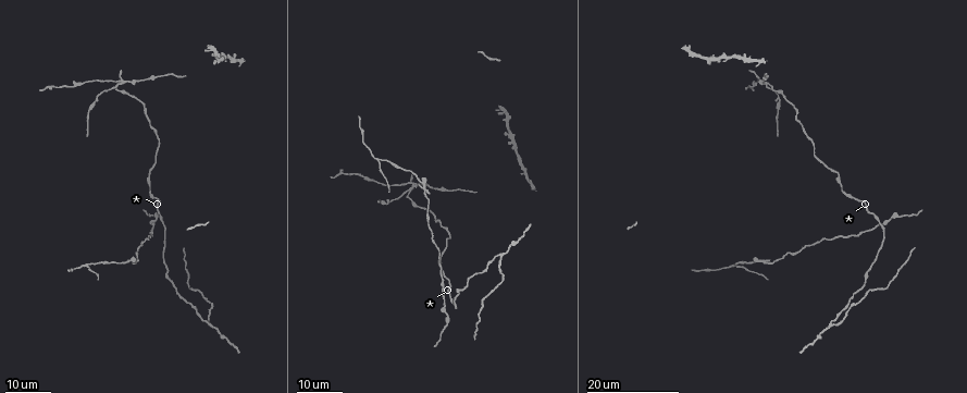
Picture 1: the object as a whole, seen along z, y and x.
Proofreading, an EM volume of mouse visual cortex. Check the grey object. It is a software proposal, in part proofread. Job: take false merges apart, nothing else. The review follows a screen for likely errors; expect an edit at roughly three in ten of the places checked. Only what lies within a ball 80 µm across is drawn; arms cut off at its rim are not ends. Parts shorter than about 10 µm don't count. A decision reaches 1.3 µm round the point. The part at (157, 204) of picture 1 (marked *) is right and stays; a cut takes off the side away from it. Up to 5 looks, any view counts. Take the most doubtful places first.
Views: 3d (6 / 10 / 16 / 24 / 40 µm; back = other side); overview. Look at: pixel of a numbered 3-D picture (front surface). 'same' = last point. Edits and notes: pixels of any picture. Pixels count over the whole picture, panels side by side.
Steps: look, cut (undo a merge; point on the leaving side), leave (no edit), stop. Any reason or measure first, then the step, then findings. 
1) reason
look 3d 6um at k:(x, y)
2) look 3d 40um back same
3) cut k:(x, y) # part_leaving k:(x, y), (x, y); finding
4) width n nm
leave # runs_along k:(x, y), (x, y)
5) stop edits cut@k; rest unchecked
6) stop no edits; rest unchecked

small branch off a trunk
look 3d 24um at 1:(757, 259)

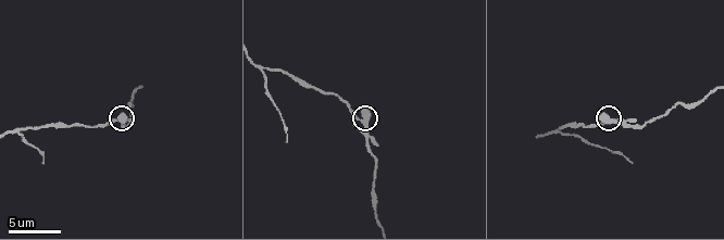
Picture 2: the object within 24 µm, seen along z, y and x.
look 3d 6um at 2:(358, 118)

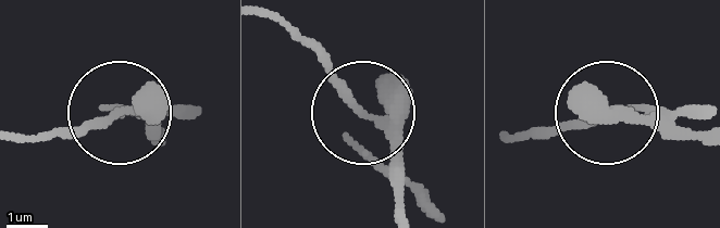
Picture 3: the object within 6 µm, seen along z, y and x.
width 340 nm
leave # one cell here

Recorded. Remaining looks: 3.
sudden change in width
look 3d 10um at 2:(50, 125)

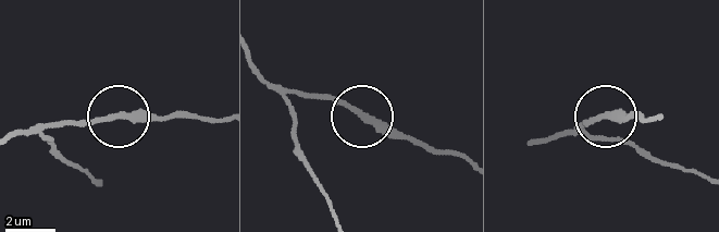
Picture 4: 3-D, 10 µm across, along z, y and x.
look 3d 10um back at 4:(357, 113)

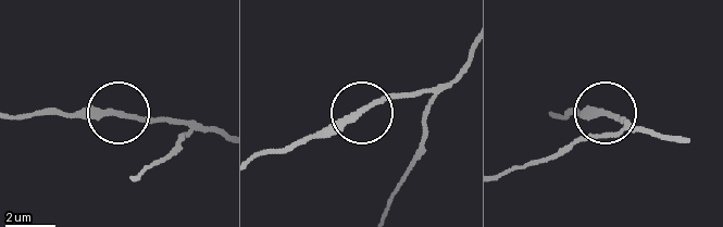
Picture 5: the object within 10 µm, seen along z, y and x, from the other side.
leave # runs_along 5:(19, 118), (44, 113), (131, 113), (173, 118); continuous, no second cell

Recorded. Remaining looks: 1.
stop no edits; rest unchecked

